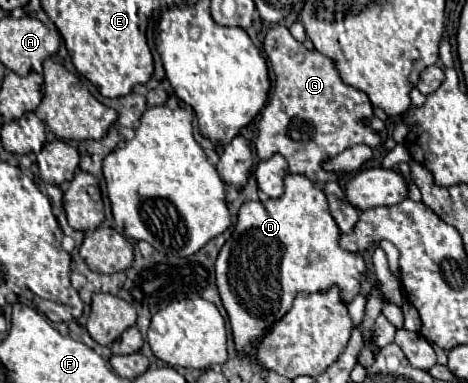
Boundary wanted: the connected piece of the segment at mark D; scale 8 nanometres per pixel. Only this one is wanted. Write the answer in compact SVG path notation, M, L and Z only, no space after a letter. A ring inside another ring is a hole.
M288 174L284 180L284 194L276 200L268 202L244 202L238 212L238 222L234 226L232 236L222 246L216 258L216 282L222 304L228 312L236 350L254 358L256 342L264 336L264 332L280 320L292 306L292 300L298 292L318 292L330 286L340 286L344 300L350 302L360 292L362 274L366 272L366 262L362 254L348 252L340 246L340 228L334 222L328 200L308 176L304 174Z

